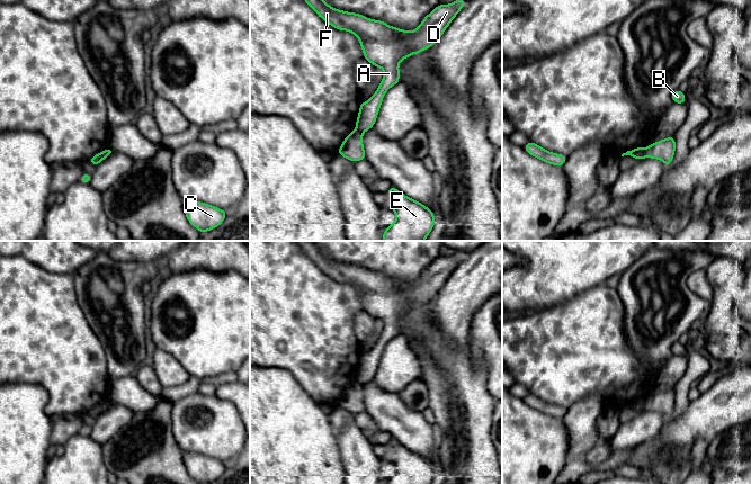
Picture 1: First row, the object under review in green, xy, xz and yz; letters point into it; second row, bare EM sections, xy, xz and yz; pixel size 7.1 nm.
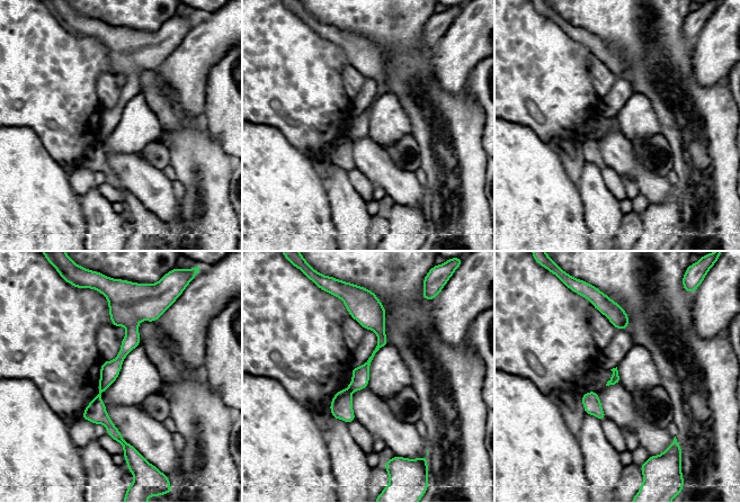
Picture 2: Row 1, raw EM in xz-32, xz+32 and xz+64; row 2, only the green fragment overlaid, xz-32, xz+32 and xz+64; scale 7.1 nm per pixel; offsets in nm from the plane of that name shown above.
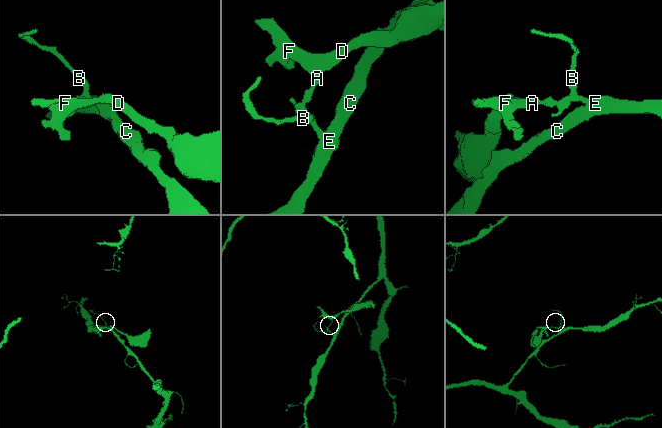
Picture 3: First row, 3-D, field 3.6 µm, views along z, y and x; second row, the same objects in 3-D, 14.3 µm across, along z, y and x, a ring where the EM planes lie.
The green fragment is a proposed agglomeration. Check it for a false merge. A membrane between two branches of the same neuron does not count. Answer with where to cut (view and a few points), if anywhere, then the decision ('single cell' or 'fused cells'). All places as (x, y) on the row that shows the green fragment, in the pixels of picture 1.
yz (643, 149), (644, 157) | fused cells

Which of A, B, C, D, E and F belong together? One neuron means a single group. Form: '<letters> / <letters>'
A D F / B C E

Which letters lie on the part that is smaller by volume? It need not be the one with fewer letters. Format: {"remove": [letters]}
{"remove": ["A", "D", "F"]}

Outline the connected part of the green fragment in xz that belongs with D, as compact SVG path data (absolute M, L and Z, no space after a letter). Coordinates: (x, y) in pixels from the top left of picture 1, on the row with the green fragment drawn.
M323 0L305 2L330 26L355 34L363 48L364 59L375 68L384 70L376 92L359 106L356 129L363 133L374 126L386 91L400 82L400 62L431 47L466 5L465 0L455 0L449 5L439 3L413 32L408 32L360 14L336 9Z

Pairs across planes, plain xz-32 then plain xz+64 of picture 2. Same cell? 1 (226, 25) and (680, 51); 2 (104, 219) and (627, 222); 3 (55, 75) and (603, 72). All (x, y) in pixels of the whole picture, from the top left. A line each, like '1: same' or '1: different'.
1: different
2: different
3: different

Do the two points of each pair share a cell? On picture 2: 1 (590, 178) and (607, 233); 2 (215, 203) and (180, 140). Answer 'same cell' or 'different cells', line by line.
1: same cell
2: same cell

